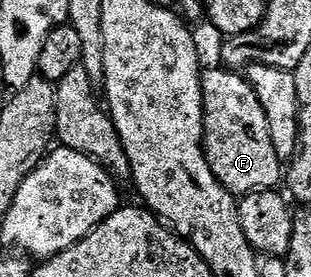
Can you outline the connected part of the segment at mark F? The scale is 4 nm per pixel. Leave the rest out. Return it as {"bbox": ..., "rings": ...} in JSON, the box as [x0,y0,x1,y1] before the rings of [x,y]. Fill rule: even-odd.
{"bbox":[202,68,284,195],"rings":[[[207,68],[202,75],[208,167],[212,167],[212,175],[216,175],[229,193],[245,195],[262,189],[277,190],[284,181],[284,163],[276,155],[272,131],[268,131],[268,115],[264,115],[264,107],[260,107],[256,91],[241,72],[217,68]]]}

